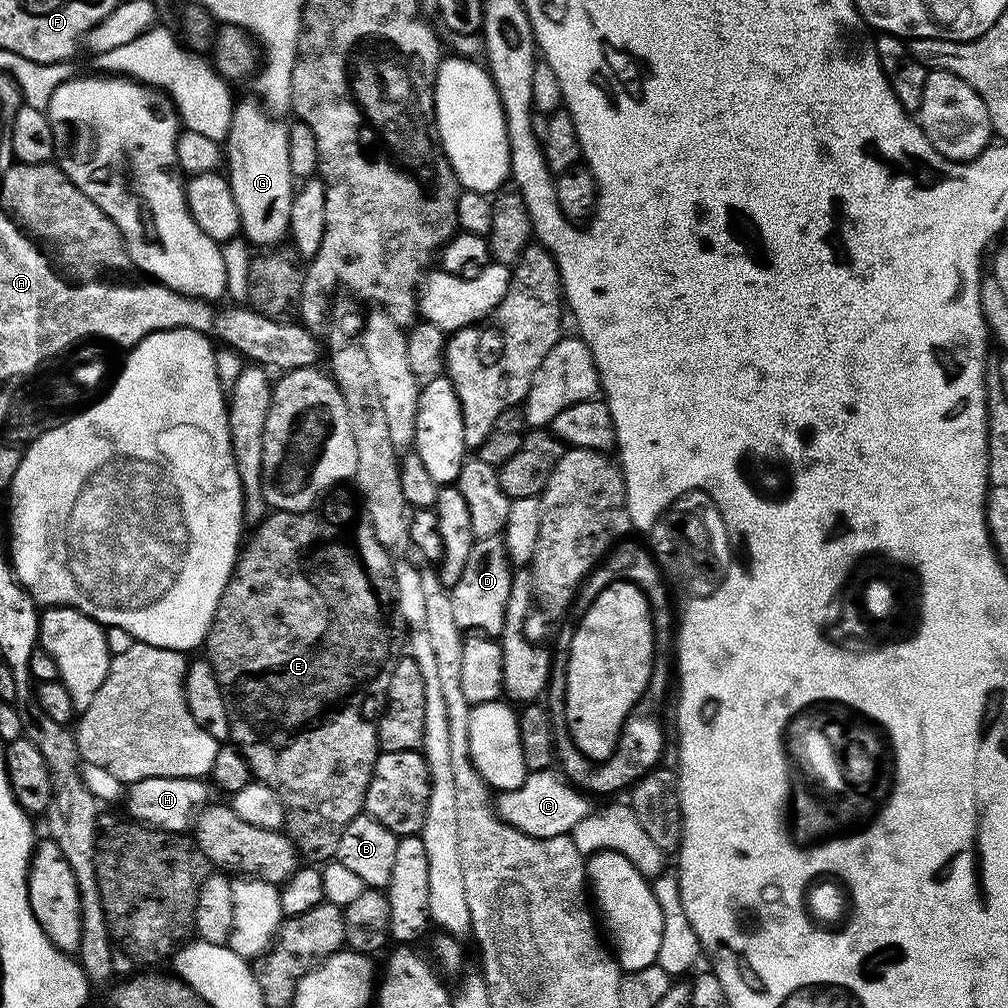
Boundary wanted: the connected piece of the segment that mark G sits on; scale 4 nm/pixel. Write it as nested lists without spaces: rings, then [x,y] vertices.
[[[259,99],[244,100],[232,110],[232,121],[227,140],[223,141],[222,152],[226,157],[226,179],[238,205],[240,230],[249,245],[257,244],[260,250],[268,250],[279,245],[280,239],[289,235],[290,206],[294,195],[294,181],[290,174],[290,146],[288,145],[288,124],[277,118],[264,107]]]

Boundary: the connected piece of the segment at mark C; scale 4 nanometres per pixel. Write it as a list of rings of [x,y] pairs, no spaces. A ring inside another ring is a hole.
[[[556,770],[529,772],[528,777],[522,782],[522,786],[518,786],[509,792],[500,792],[497,797],[494,800],[496,815],[501,820],[505,820],[510,826],[522,830],[522,834],[533,836],[534,838],[554,838],[555,836],[571,833],[572,828],[578,826],[578,822],[582,822],[582,818],[586,818],[590,811],[587,798],[574,785],[567,784],[556,773]]]

